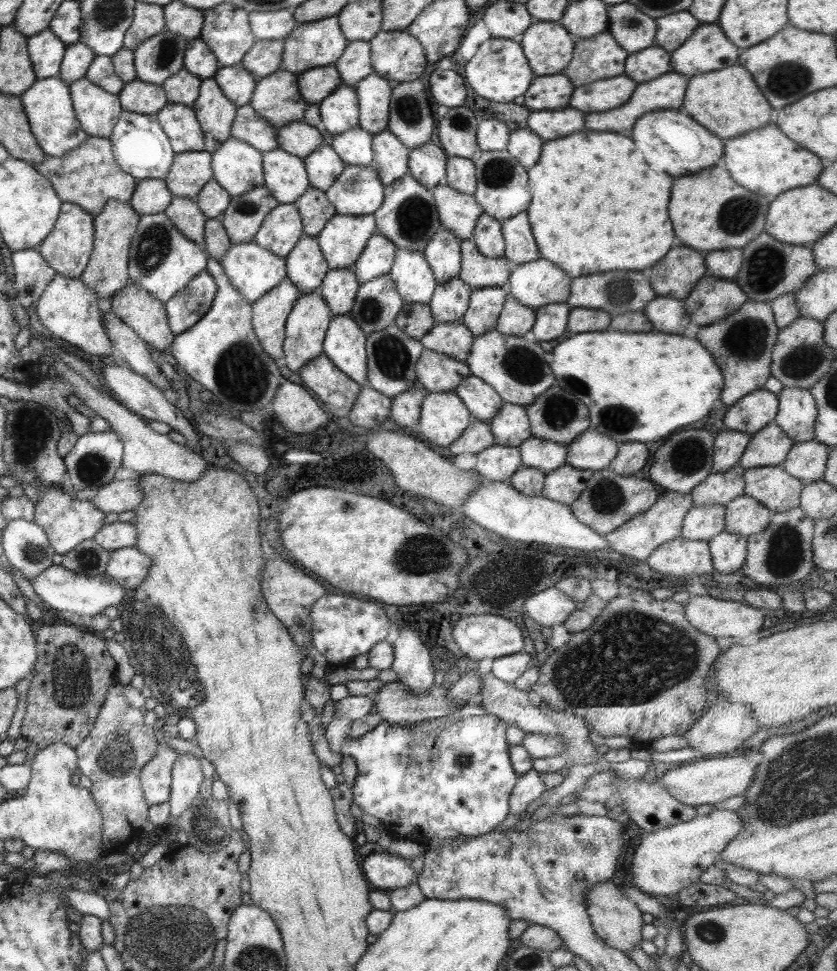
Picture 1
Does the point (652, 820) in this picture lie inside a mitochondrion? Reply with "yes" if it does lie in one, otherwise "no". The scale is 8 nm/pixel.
no

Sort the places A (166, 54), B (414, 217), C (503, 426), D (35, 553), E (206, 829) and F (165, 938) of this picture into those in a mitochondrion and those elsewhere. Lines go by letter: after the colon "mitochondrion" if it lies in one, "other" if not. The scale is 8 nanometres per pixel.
A: mitochondrion
B: mitochondrion
C: other
D: mitochondrion
E: mitochondrion
F: mitochondrion

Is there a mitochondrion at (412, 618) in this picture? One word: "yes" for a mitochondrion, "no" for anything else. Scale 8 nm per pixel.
no

